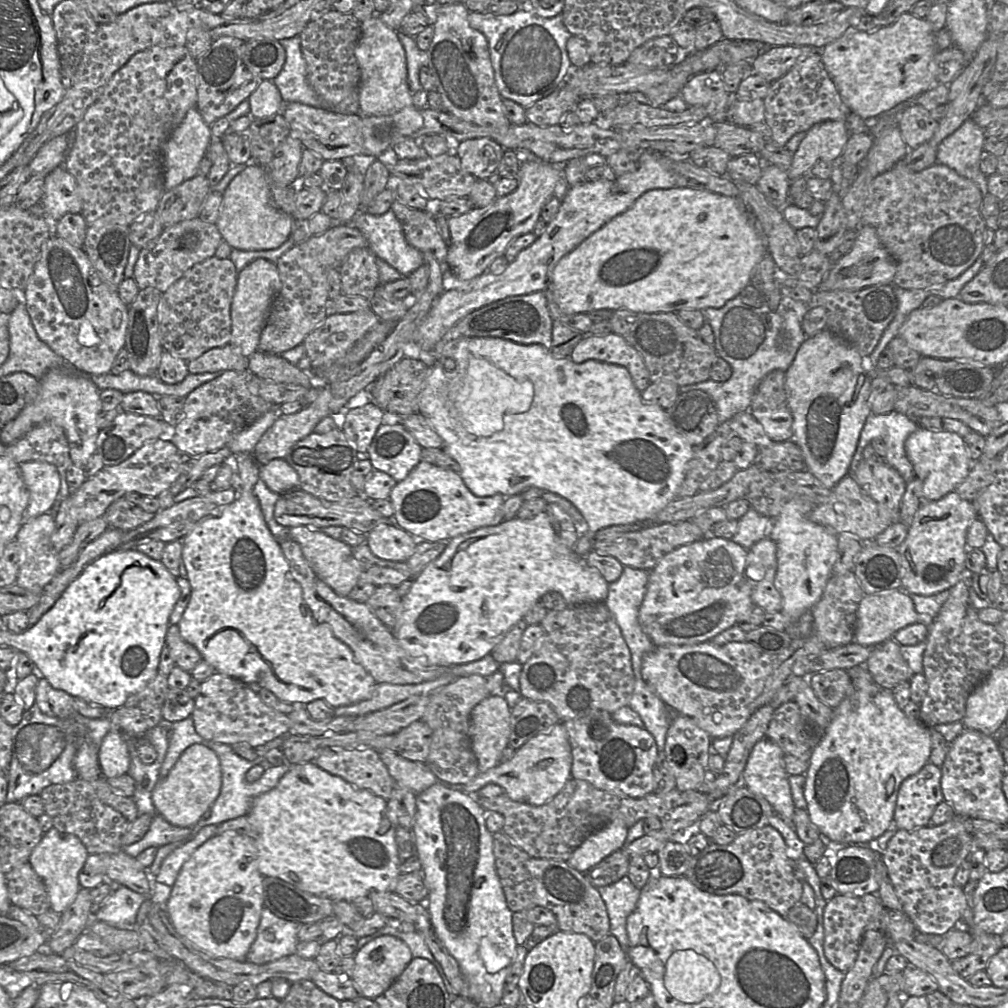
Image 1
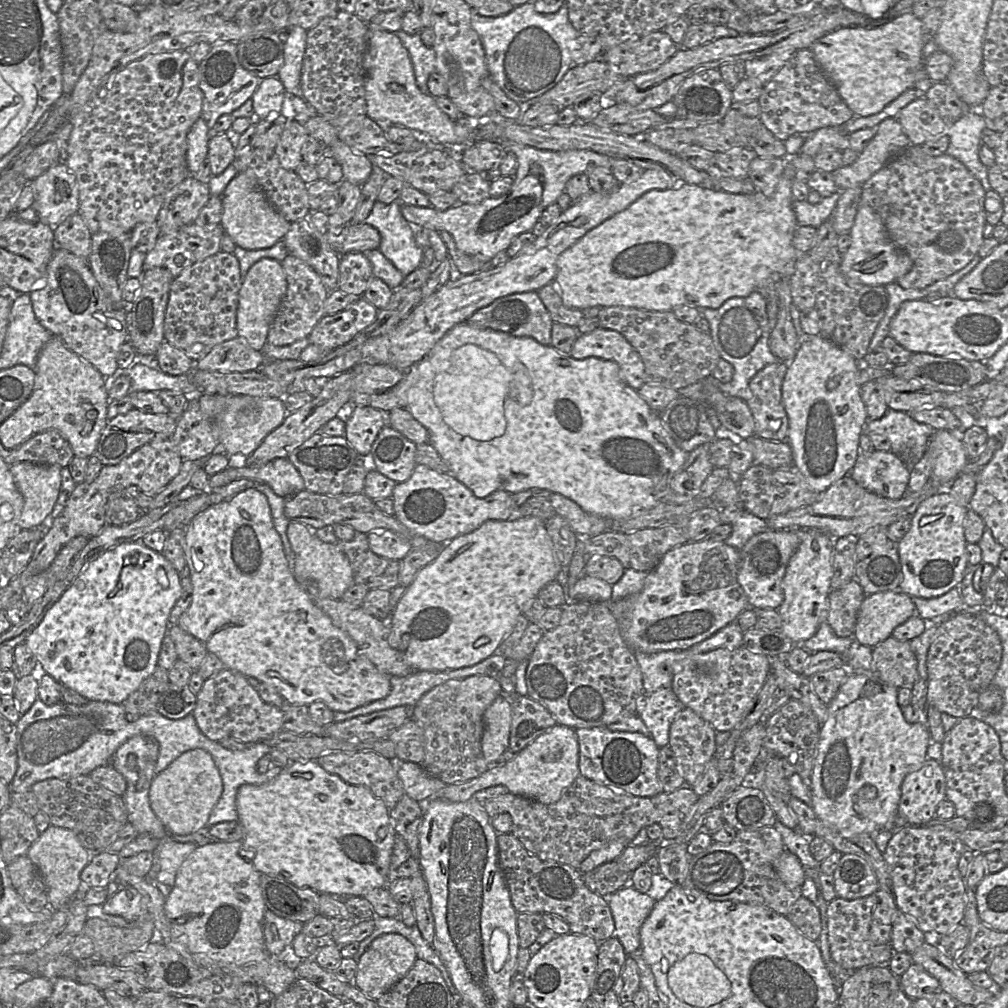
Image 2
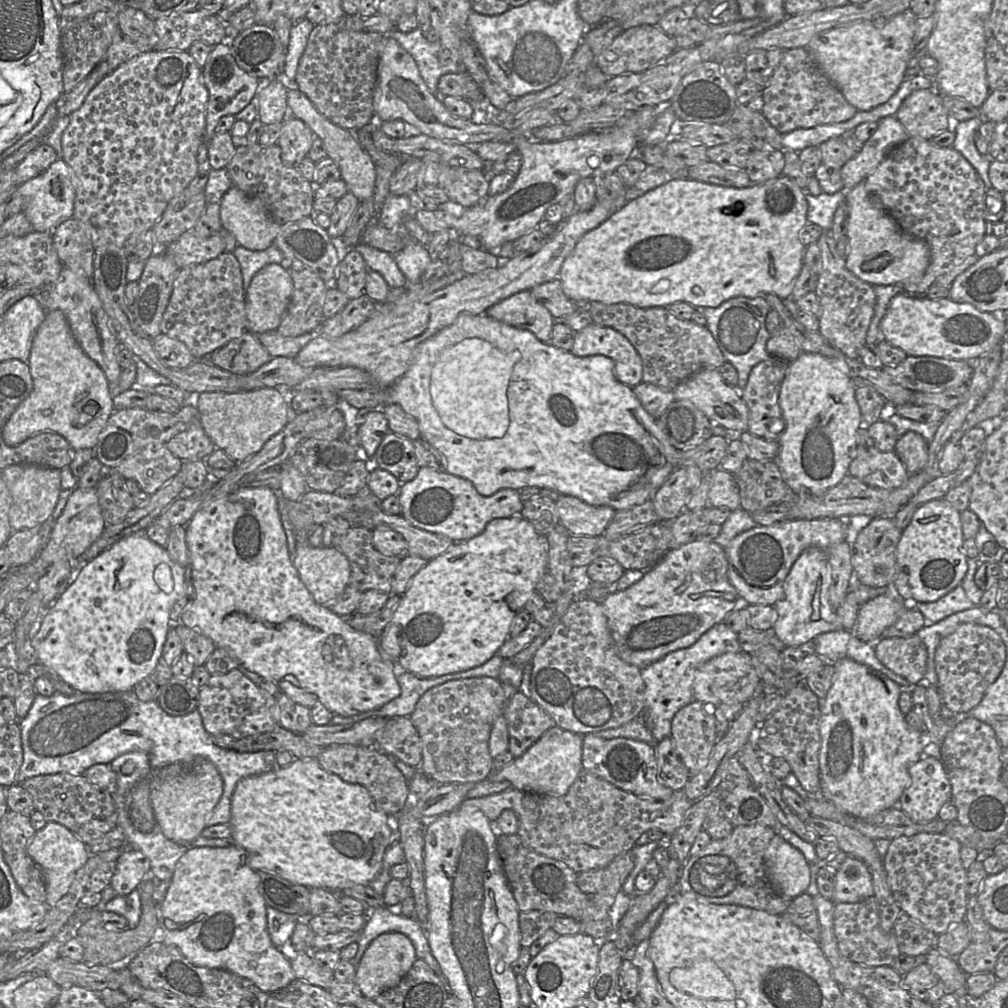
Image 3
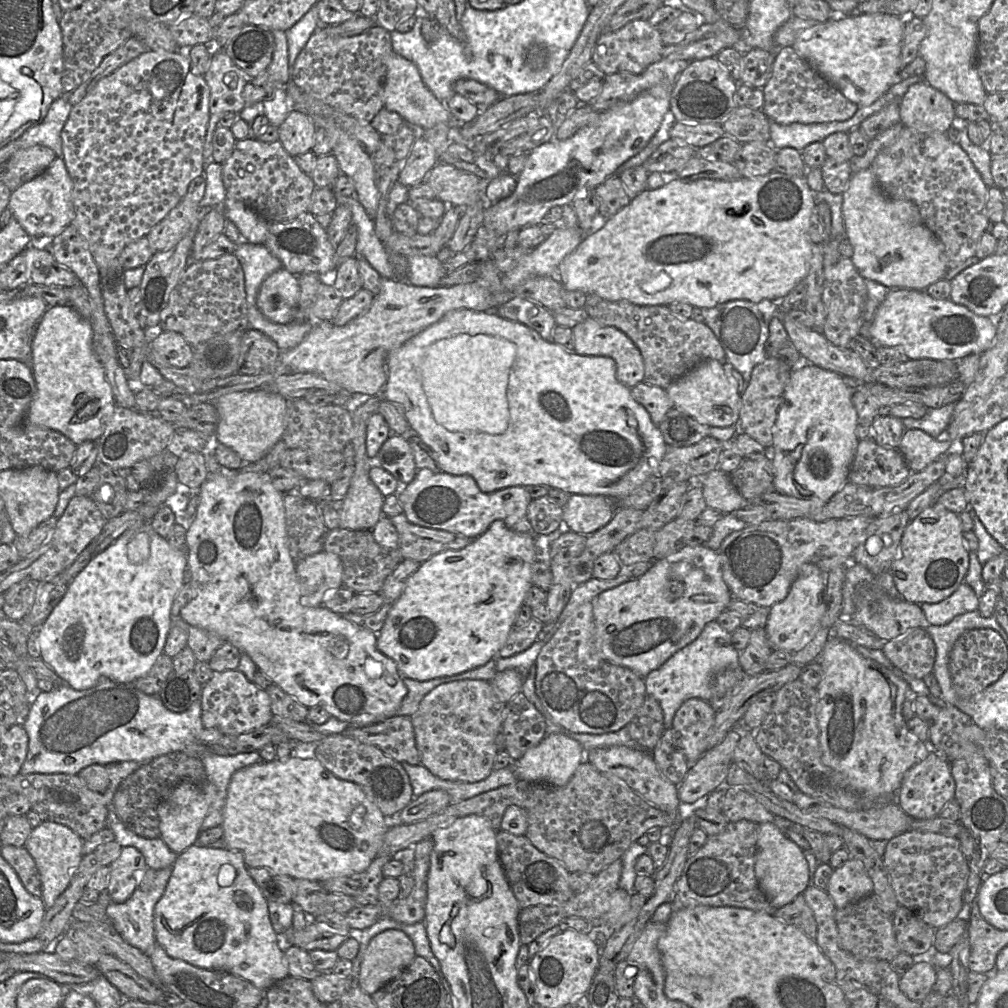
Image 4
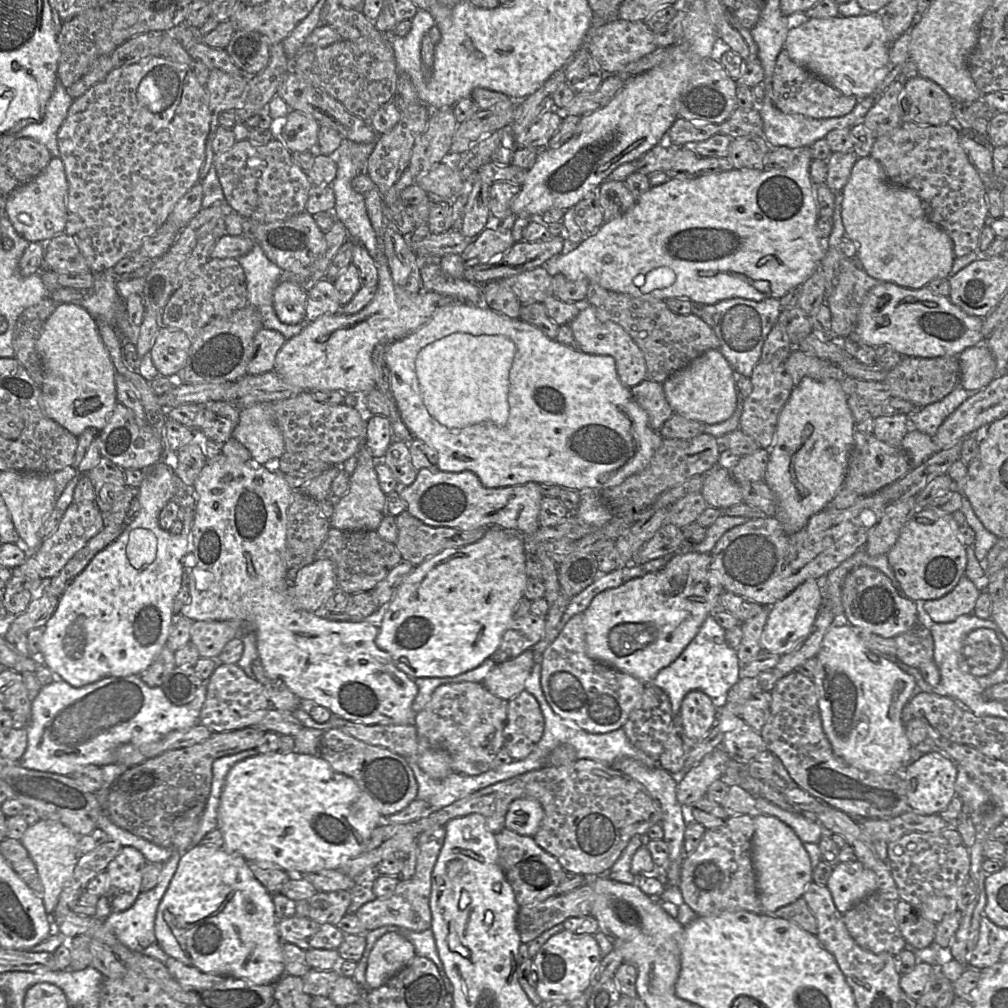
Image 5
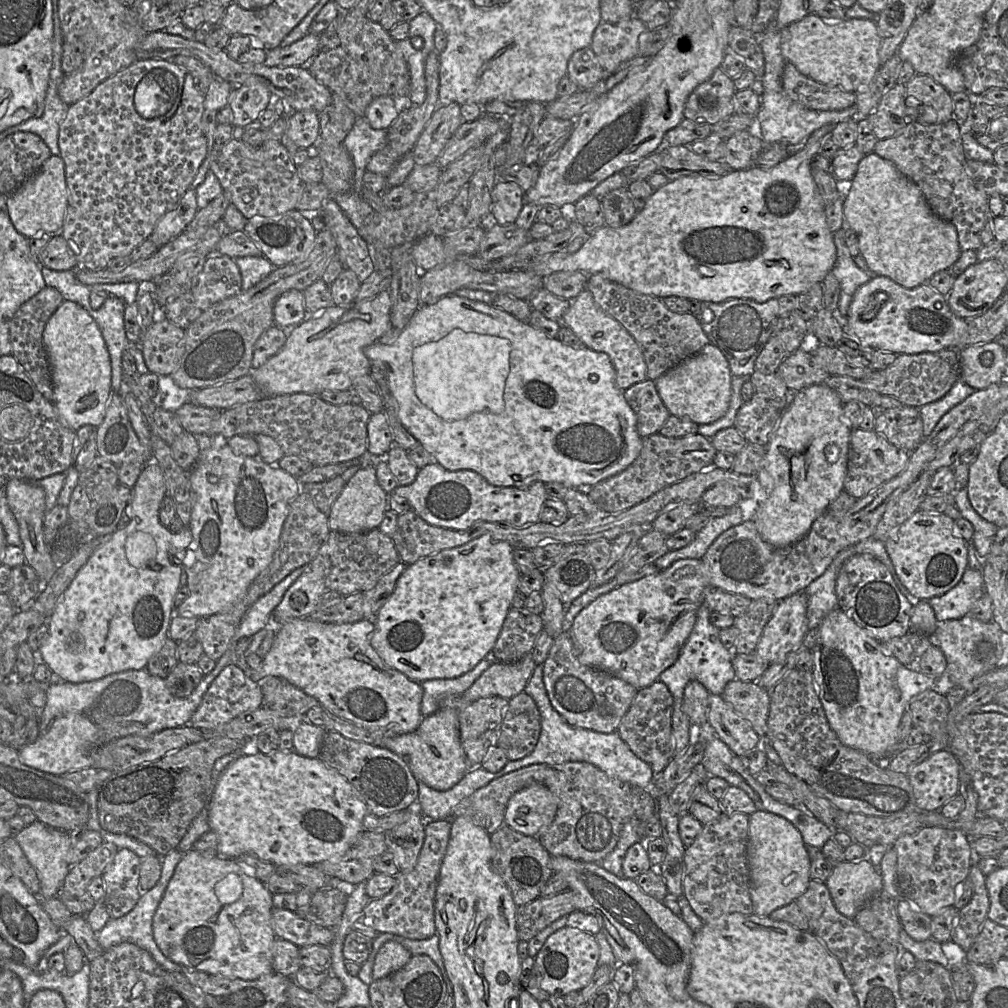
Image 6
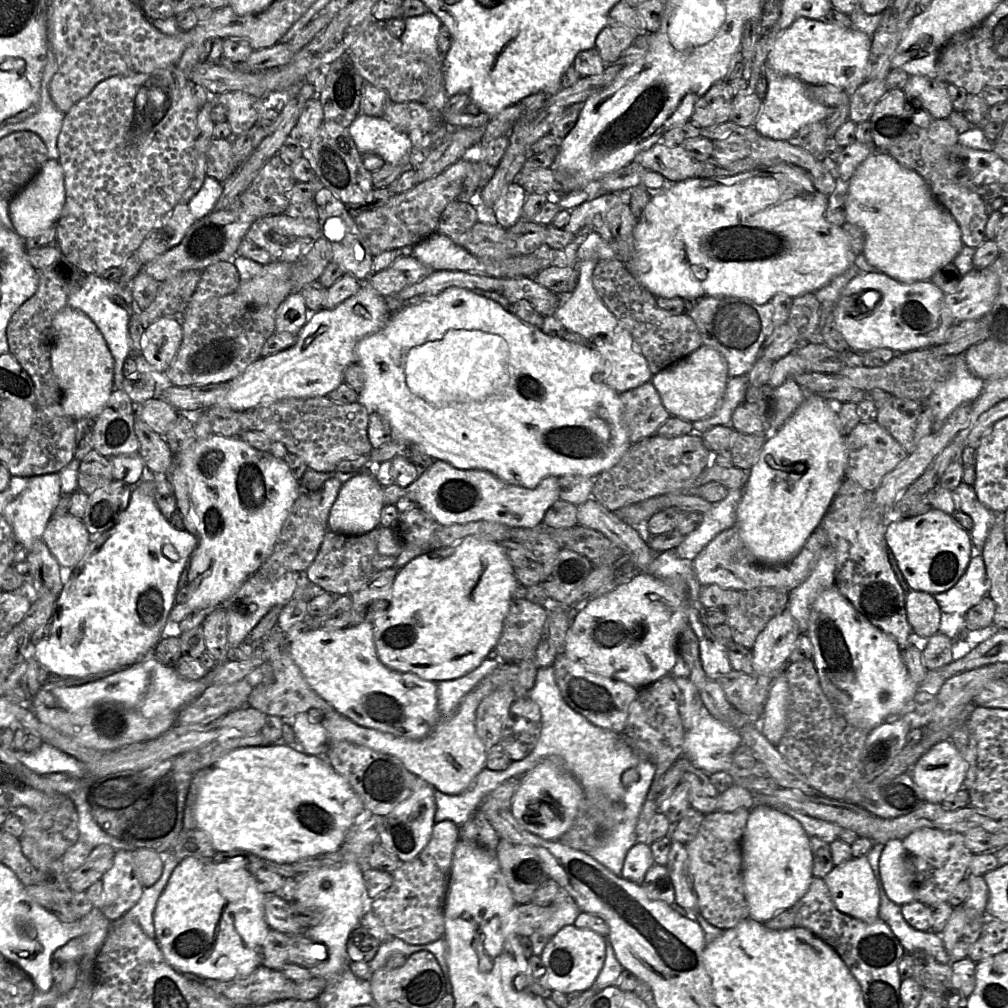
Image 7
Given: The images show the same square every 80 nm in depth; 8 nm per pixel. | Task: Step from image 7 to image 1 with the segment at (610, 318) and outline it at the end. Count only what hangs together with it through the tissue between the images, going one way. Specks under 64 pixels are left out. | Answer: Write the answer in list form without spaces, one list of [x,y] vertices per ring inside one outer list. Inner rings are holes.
[[[584,335],[569,358],[575,363],[596,360],[625,367],[635,387],[642,392],[650,384],[649,371],[640,353],[621,335]]]

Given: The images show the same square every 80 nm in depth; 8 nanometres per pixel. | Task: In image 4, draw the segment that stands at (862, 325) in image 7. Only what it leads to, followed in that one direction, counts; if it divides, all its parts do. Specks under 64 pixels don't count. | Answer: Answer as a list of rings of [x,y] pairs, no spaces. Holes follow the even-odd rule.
[[[892,289],[877,308],[870,328],[870,340],[878,346],[901,349],[908,359],[960,360],[970,354],[981,354],[994,342],[996,336],[994,319],[980,316],[964,305],[951,299],[935,299],[925,290]]]

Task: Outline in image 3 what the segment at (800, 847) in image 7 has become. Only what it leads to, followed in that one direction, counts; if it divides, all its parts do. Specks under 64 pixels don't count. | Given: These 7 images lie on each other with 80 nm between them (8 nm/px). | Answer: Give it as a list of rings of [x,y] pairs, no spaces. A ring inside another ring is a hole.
[[[775,834],[764,853],[767,878],[772,887],[787,899],[806,893],[810,865],[794,846]]]

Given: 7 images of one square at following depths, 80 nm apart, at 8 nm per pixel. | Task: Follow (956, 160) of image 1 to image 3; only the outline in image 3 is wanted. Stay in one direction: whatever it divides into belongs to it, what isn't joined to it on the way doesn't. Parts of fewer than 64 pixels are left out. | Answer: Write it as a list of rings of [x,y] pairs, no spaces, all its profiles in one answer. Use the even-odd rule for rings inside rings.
[[[980,115],[958,122],[955,127],[955,139],[952,148],[967,159],[982,178],[985,187],[989,189],[993,187],[989,178],[989,168],[992,159],[989,156],[982,155],[975,146],[975,135],[978,133],[978,128],[983,121],[984,118]]]

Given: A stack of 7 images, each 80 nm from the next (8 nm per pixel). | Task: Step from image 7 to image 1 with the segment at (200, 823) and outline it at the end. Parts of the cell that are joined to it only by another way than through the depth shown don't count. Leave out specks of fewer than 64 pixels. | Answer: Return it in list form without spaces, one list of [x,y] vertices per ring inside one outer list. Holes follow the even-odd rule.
[[[304,762],[291,764],[287,773],[279,780],[278,784],[268,792],[257,796],[251,810],[248,813],[250,823],[257,831],[255,838],[258,851],[258,869],[263,876],[276,877],[290,883],[297,888],[314,894],[318,897],[329,898],[333,901],[345,900],[352,902],[358,897],[367,897],[371,892],[392,891],[394,892],[397,884],[397,878],[400,873],[401,861],[398,856],[398,848],[395,840],[397,825],[390,822],[388,831],[385,834],[379,834],[378,829],[381,823],[387,819],[387,801],[367,789],[360,789],[343,778],[332,775],[324,769],[318,767],[314,762]]]

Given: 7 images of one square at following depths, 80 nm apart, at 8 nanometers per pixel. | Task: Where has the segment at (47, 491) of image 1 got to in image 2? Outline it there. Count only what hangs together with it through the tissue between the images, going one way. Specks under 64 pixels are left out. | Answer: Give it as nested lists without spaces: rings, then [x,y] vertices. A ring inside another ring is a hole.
[[[20,462],[10,466],[15,485],[24,499],[18,520],[20,529],[44,527],[61,491],[61,468],[56,465]]]

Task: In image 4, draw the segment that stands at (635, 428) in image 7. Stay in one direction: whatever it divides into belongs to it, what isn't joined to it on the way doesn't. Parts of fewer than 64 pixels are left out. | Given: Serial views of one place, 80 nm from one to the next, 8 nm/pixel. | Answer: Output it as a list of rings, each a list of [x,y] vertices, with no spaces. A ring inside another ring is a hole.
[[[644,381],[631,388],[634,399],[649,413],[652,422],[659,425],[666,413],[673,407],[666,389]]]

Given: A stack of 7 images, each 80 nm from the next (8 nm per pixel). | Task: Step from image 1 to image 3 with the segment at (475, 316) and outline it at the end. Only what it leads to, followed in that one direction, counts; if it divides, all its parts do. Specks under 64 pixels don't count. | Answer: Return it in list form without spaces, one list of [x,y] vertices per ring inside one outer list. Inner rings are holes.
[[[522,290],[495,303],[486,309],[485,314],[504,324],[532,332],[541,342],[551,341],[555,320],[548,309],[536,300],[529,290]]]

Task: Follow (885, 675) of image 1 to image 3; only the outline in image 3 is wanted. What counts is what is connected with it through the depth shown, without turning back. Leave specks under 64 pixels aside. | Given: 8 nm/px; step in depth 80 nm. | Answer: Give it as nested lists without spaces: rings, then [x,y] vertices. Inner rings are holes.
[[[915,633],[906,637],[881,637],[874,644],[877,659],[912,685],[924,683],[927,648]]]

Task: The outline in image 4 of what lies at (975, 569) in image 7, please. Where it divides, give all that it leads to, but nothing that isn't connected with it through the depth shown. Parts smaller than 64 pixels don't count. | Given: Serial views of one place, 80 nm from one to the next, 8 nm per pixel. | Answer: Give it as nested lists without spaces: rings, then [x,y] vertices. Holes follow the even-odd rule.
[[[964,581],[947,598],[937,603],[921,603],[925,619],[932,625],[944,625],[957,615],[978,609],[979,598]]]

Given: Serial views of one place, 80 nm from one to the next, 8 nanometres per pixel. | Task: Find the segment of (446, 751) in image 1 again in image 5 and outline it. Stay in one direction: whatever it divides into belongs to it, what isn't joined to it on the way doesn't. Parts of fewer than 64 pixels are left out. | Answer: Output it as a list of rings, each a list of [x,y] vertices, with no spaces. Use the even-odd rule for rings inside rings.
[[[459,682],[438,686],[427,705],[415,716],[415,727],[419,737],[425,737],[431,745],[447,751],[453,772],[476,776],[490,769],[496,754],[503,747],[503,728],[507,718],[508,700],[489,692],[482,683]]]

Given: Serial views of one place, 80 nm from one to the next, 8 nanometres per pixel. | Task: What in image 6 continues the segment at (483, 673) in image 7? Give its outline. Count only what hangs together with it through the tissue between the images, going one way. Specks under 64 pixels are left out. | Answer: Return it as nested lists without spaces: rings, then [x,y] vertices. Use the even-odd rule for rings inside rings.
[[[488,655],[473,670],[451,679],[431,679],[421,682],[423,697],[421,713],[428,716],[438,712],[444,705],[444,699],[458,699],[471,688],[475,681],[493,664],[494,659]]]

